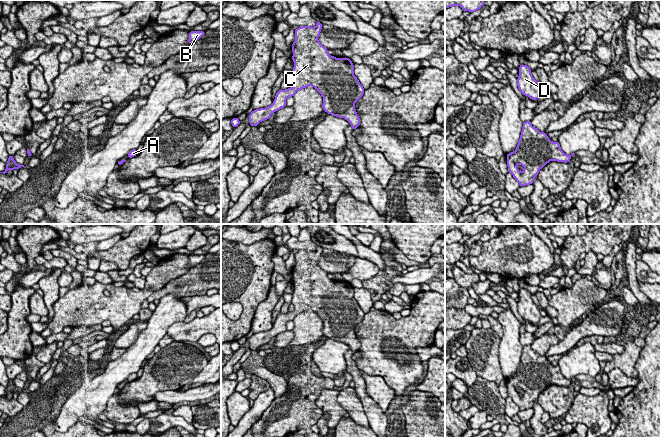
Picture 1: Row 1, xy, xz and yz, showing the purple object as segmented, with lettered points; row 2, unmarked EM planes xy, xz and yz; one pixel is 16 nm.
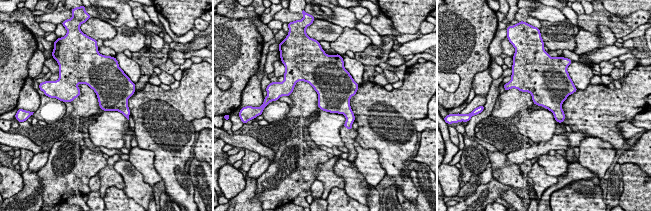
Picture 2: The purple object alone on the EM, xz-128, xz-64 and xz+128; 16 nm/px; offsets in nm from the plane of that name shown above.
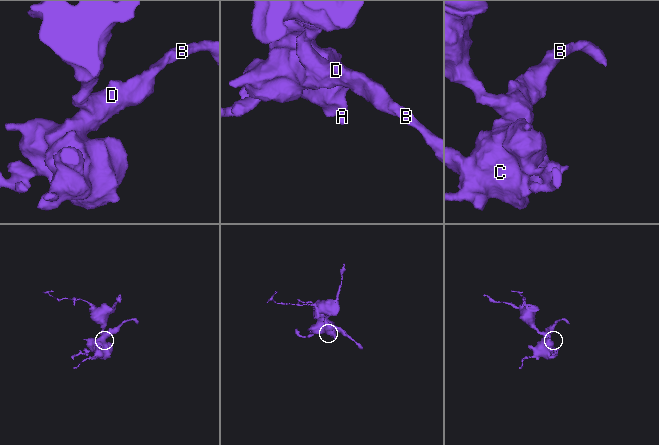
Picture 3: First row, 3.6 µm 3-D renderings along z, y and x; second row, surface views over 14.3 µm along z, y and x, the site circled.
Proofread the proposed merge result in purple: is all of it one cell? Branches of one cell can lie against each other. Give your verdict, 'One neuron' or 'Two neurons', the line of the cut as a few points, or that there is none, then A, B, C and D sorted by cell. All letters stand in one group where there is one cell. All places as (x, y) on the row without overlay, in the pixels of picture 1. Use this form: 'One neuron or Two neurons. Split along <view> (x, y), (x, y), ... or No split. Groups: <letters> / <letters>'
One neuron. No split. Groups: A B C D

